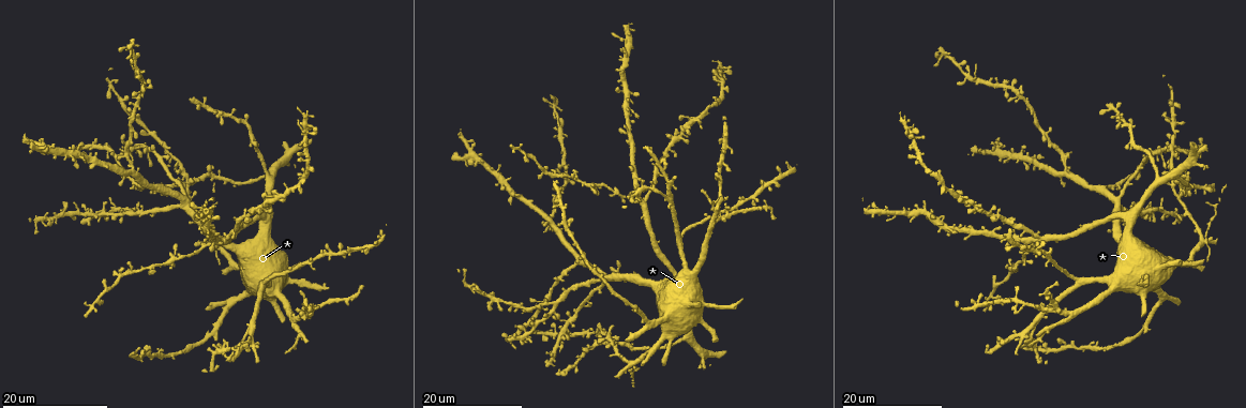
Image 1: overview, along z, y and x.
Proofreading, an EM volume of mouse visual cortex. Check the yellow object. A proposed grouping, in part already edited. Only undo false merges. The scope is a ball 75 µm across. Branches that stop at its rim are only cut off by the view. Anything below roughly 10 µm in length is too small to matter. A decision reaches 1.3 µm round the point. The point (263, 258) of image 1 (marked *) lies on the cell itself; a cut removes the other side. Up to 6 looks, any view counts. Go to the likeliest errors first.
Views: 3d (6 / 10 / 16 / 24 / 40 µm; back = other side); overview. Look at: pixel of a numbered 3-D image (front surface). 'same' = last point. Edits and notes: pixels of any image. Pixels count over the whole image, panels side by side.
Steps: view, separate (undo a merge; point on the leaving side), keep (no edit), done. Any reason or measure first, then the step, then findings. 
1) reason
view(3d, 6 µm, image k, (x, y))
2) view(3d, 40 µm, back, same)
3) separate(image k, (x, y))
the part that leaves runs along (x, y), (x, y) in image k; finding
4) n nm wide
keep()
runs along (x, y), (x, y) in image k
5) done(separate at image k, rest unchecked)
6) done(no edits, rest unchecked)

view(3d, 16 µm, image 1, (1124, 213))

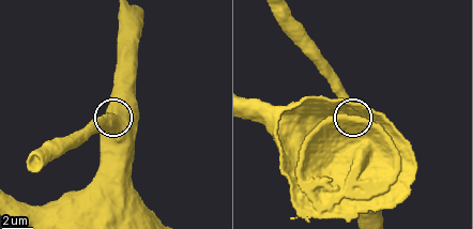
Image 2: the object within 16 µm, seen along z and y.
view(3d, 10 µm, same)

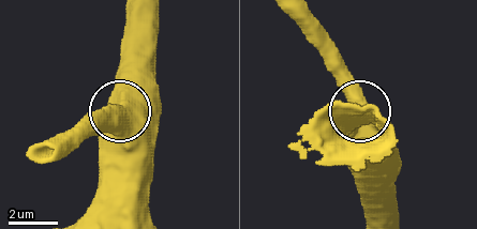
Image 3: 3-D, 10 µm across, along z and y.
view(3d, 6 µm, same)

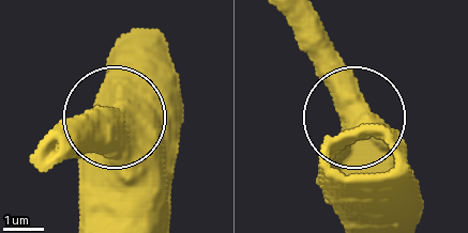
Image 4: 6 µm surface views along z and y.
keep()
runs along (353, 127), (350, 219) in image 4; all the same cell

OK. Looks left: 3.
a fork
view(3d, 16 µm, image 1, (131, 214))

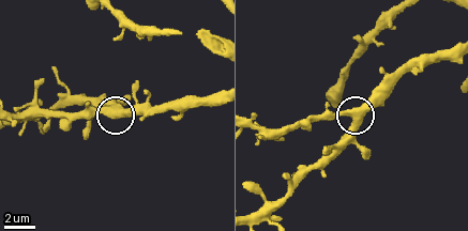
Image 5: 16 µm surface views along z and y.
zoom in
view(3d, 10 µm, image 5, (115, 106))

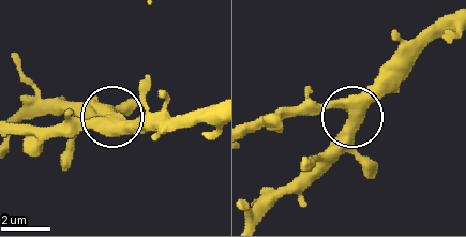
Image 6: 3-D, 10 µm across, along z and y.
side arm 14 µm
keep()
all the same cell

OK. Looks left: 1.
done(no edits, rest unchecked)

